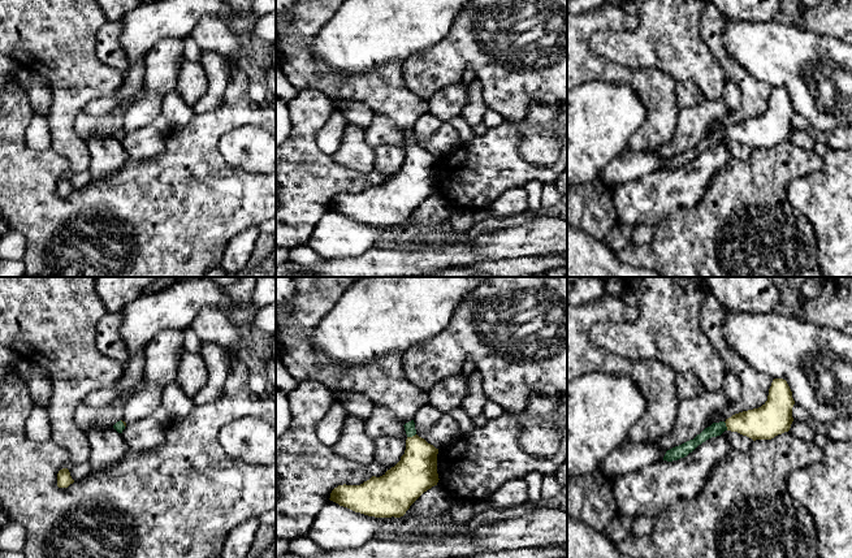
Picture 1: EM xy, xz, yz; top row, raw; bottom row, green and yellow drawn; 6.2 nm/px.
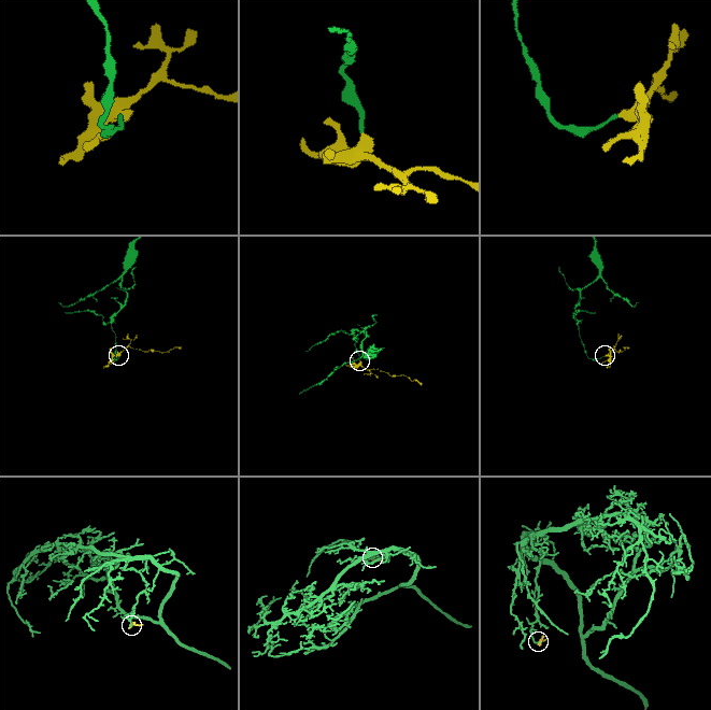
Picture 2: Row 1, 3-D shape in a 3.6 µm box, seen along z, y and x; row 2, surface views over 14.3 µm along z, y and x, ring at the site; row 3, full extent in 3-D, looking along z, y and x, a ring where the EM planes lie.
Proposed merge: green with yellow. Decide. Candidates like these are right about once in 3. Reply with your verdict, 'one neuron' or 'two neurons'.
one neuron

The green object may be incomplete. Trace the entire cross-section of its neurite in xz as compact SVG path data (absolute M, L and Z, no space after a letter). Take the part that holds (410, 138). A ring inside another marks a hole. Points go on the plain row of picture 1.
M414 129L403 135L406 159L394 176L360 194L338 194L329 208L368 225L401 226L424 200L437 194L438 157L416 143Z

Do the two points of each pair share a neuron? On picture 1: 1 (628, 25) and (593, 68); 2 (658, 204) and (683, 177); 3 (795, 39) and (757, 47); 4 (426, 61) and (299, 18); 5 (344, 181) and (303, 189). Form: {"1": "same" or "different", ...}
{"1": "same", "2": "same", "3": "same", "4": "different", "5": "same"}

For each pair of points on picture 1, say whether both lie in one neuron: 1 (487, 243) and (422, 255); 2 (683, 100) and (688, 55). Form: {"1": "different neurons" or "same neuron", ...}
{"1": "same neuron", "2": "different neurons"}

